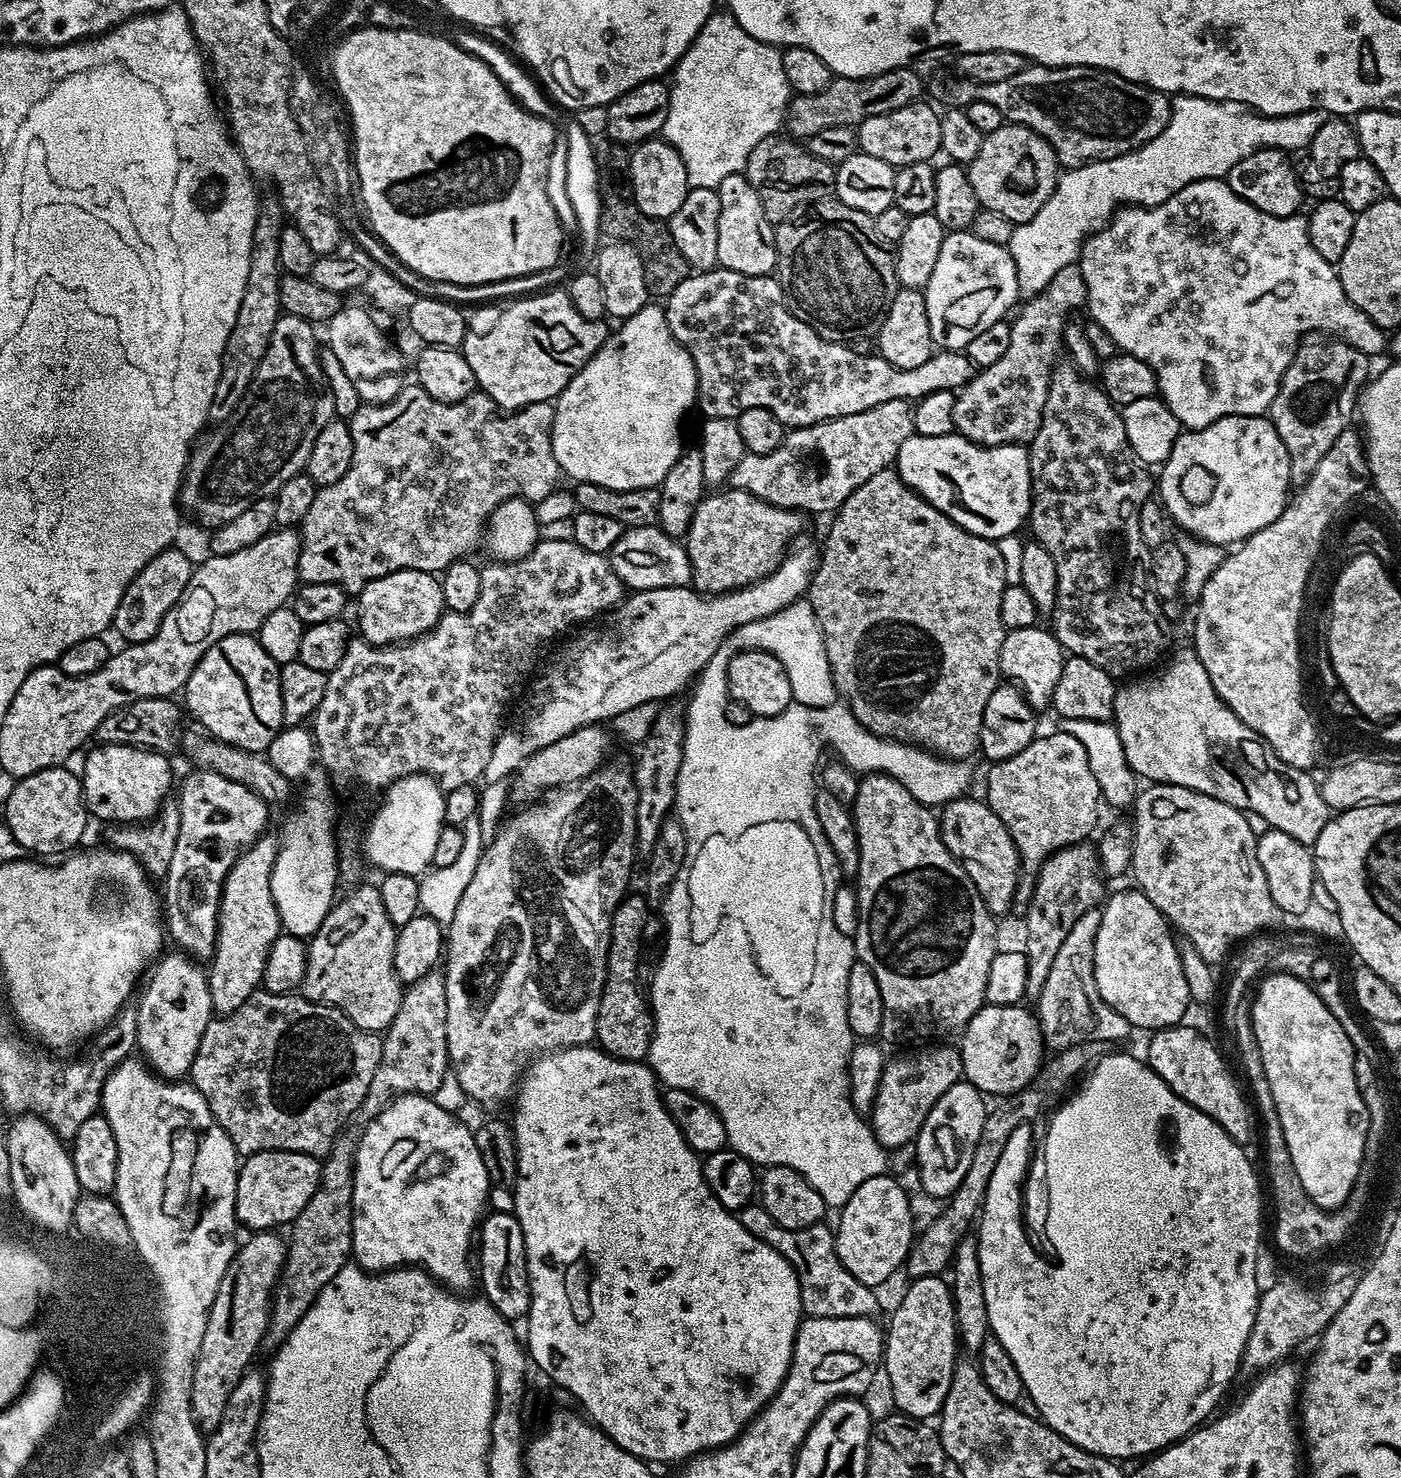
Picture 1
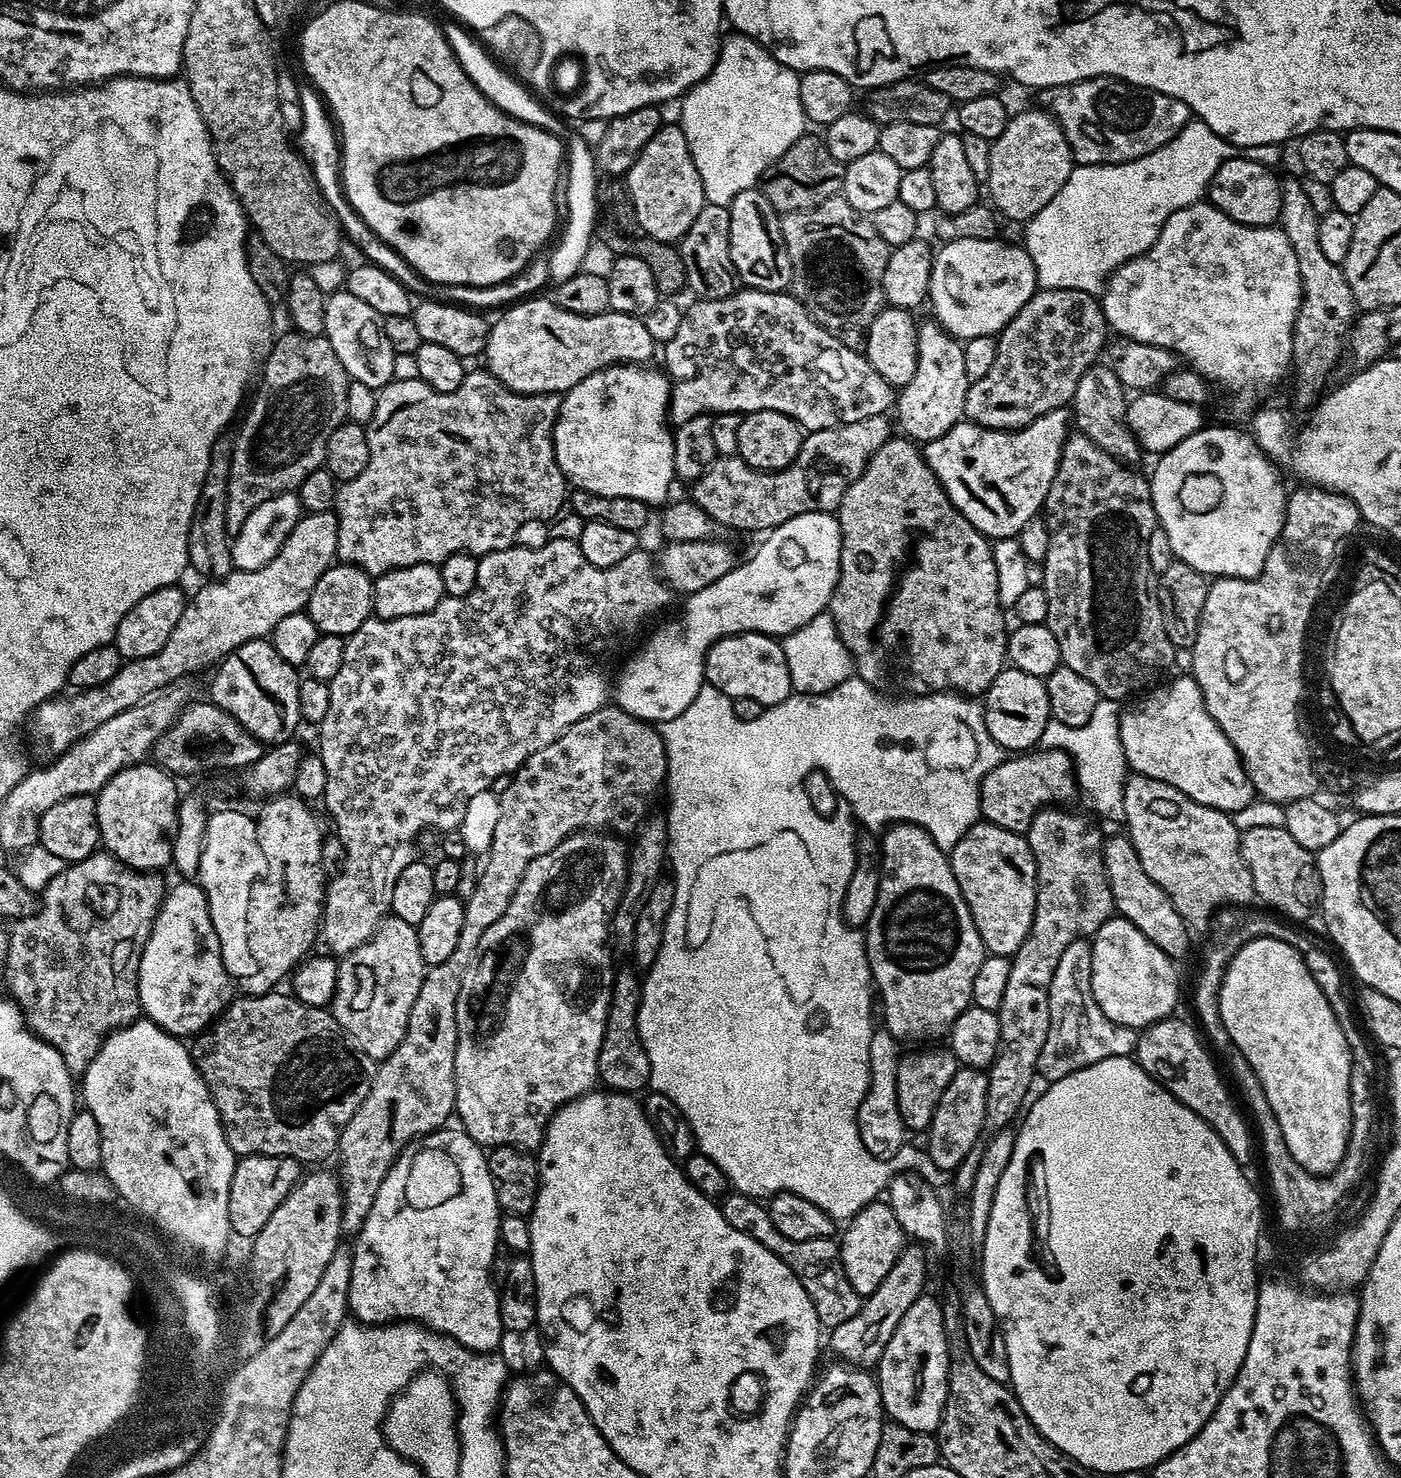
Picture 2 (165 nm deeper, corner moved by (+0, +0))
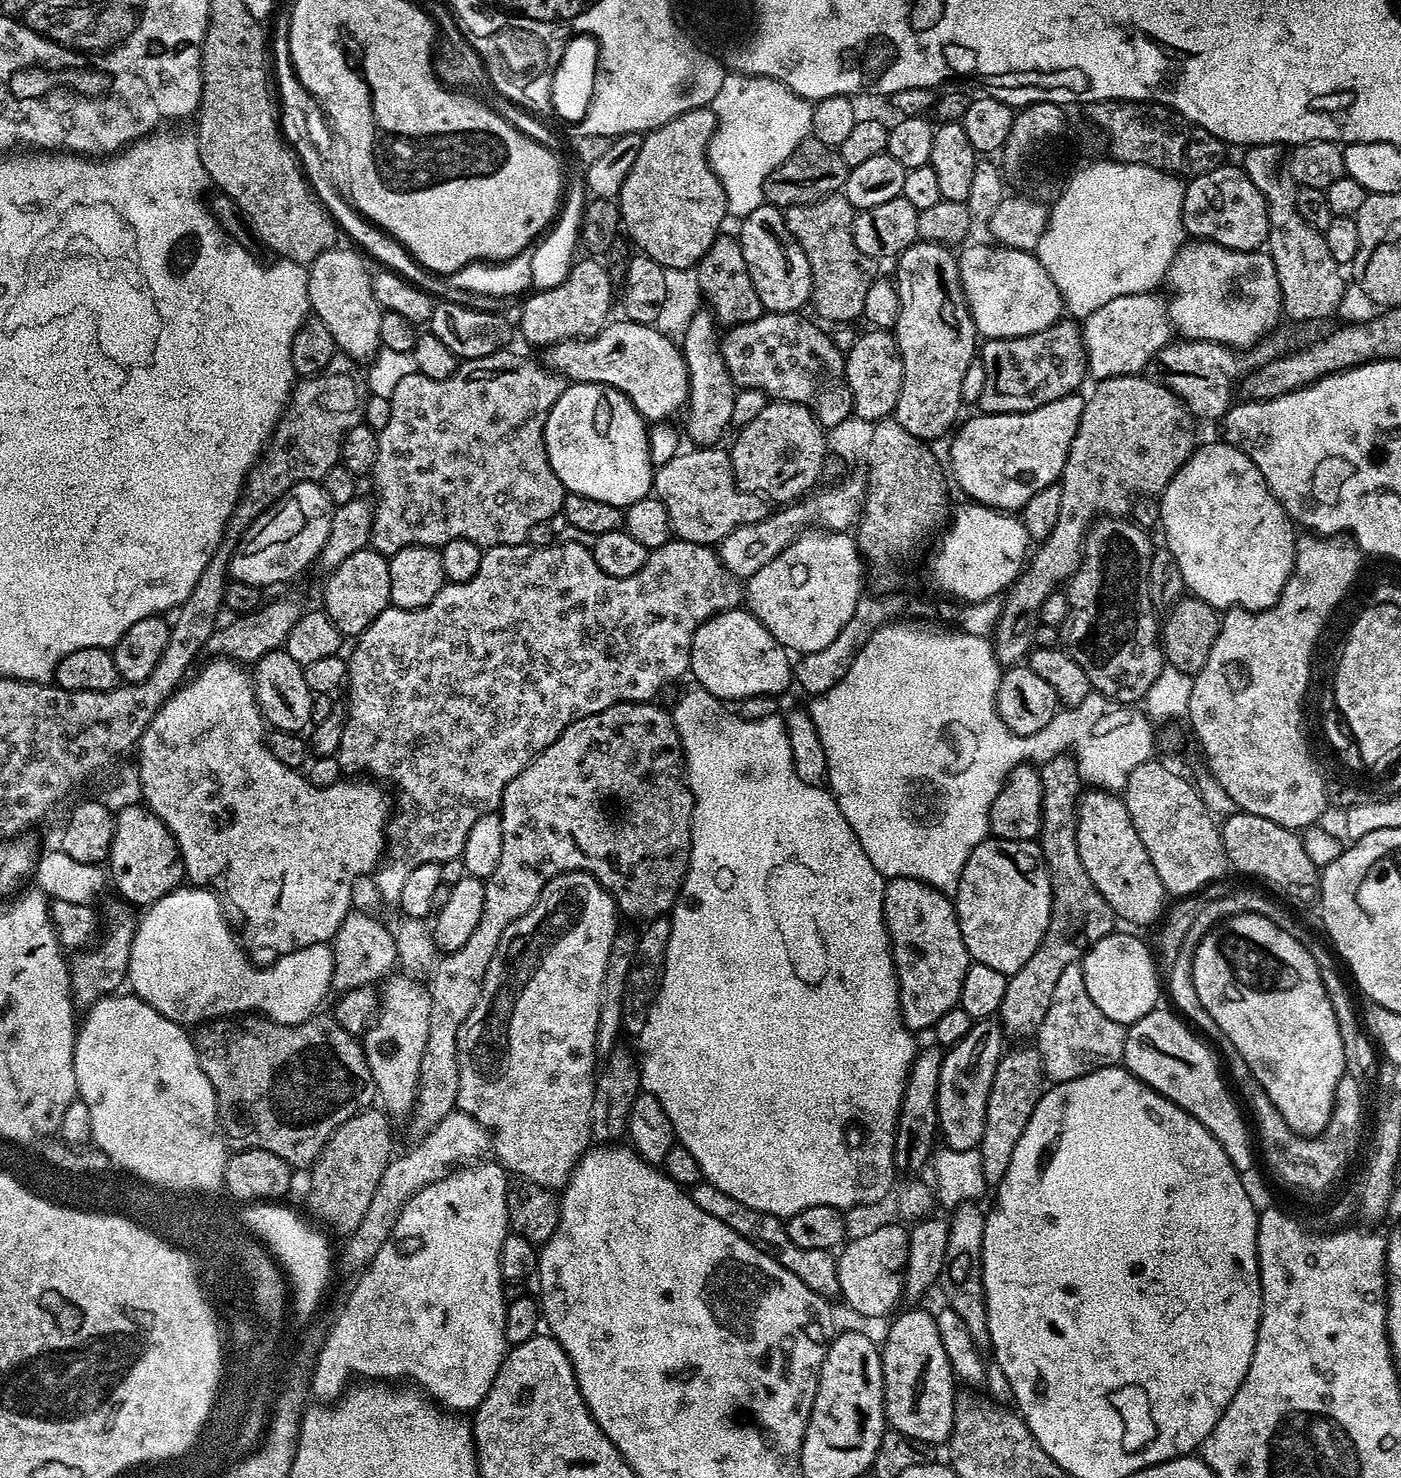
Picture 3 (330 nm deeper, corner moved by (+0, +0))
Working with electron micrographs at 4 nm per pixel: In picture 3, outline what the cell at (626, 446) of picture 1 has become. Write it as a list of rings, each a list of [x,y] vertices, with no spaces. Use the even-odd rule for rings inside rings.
[[[569,383],[564,389],[562,398],[558,398],[558,402],[554,402],[554,406],[546,418],[544,445],[546,446],[546,454],[548,455],[550,466],[554,470],[554,474],[558,474],[562,486],[568,492],[586,494],[586,498],[598,498],[598,502],[610,502],[614,506],[625,509],[628,505],[638,502],[643,496],[649,495],[653,491],[654,465],[650,458],[650,450],[648,449],[648,428],[646,427],[646,421],[643,416],[638,414],[638,410],[630,402],[630,398],[626,398],[626,394],[622,394],[616,388],[611,388],[605,384]]]

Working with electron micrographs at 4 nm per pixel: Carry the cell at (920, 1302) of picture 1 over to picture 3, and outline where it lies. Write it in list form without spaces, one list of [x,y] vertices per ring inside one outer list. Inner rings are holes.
[[[923,1310],[902,1313],[889,1326],[884,1344],[882,1340],[882,1359],[887,1423],[915,1440],[943,1445],[952,1432],[958,1384],[938,1336],[935,1316]]]

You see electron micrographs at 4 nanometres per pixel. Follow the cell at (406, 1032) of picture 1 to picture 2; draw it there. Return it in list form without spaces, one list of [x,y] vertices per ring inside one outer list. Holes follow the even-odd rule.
[[[615,706],[599,708],[594,714],[574,722],[574,726],[550,742],[550,746],[542,746],[538,754],[530,754],[524,765],[517,772],[511,773],[507,781],[508,789],[500,796],[500,813],[492,828],[492,849],[488,852],[488,861],[485,862],[480,877],[475,877],[472,893],[464,900],[464,917],[458,943],[454,945],[454,951],[450,953],[450,958],[446,958],[446,962],[438,962],[425,971],[422,990],[418,990],[418,998],[414,998],[406,1034],[402,1042],[398,1042],[398,1050],[379,1061],[372,1078],[370,1094],[362,1098],[362,1106],[354,1110],[354,1118],[346,1122],[340,1135],[338,1175],[340,1187],[344,1190],[342,1228],[345,1233],[355,1234],[360,1231],[366,1222],[366,1214],[370,1214],[370,1206],[374,1206],[374,1194],[378,1194],[382,1178],[386,1178],[401,1152],[431,1132],[440,1131],[451,1121],[448,1119],[453,1119],[456,1111],[454,1054],[458,1042],[456,1011],[462,978],[478,950],[478,942],[482,942],[482,934],[486,934],[486,930],[490,930],[490,926],[502,918],[506,906],[510,906],[510,898],[514,898],[514,890],[518,890],[518,882],[522,882],[526,866],[530,866],[534,858],[557,848],[574,832],[607,830],[612,834],[635,833],[644,823],[644,811],[651,806],[656,791],[665,787],[667,774],[668,755],[659,731],[651,723],[634,718],[634,714],[626,714],[626,710]]]

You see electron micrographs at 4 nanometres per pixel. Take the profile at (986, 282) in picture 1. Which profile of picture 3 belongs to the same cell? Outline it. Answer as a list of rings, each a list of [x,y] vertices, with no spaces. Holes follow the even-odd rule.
[[[992,242],[987,243],[969,243],[963,249],[965,252],[961,251],[958,256],[962,290],[977,333],[990,340],[1001,340],[1007,336],[1038,334],[1038,330],[1046,330],[1061,319],[1062,313],[1065,311],[1064,299],[1058,294],[1058,286],[1054,286],[1054,278],[1050,278],[1050,274],[1046,274],[1039,258],[1032,252],[997,246]]]

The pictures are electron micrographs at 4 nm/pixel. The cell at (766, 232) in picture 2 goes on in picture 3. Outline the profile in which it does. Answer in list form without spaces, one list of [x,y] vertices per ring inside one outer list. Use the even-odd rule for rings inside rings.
[[[770,203],[758,206],[749,216],[739,221],[738,239],[742,246],[742,258],[746,258],[746,270],[750,270],[750,282],[754,282],[754,290],[758,290],[758,298],[765,312],[800,312],[803,304],[812,299],[812,275],[810,262],[806,262],[806,254],[802,246],[790,234],[784,221],[784,213]]]

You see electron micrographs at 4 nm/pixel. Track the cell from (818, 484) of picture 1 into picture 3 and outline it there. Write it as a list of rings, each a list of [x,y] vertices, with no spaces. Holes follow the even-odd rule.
[[[713,446],[711,448],[693,447],[692,452],[681,450],[674,458],[670,458],[670,462],[661,464],[655,469],[654,495],[662,502],[662,506],[666,506],[668,525],[672,527],[675,539],[716,546],[722,538],[726,538],[726,534],[738,530],[738,526],[762,522],[762,518],[770,515],[769,501],[753,492],[743,492],[737,486],[732,469],[732,457],[722,449],[723,447]]]

